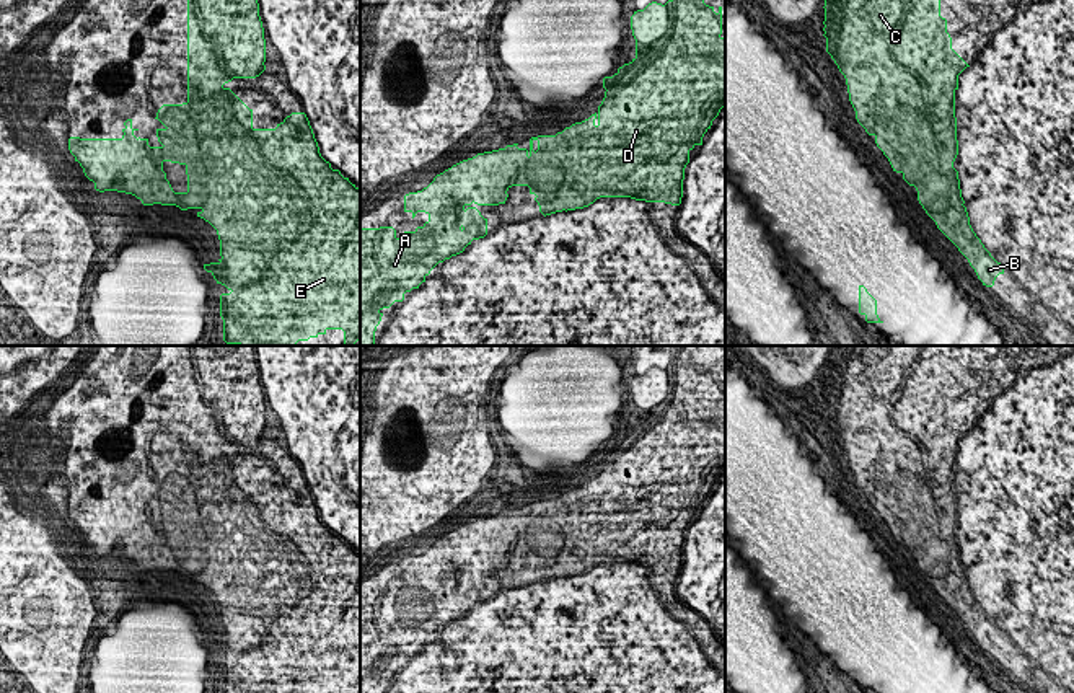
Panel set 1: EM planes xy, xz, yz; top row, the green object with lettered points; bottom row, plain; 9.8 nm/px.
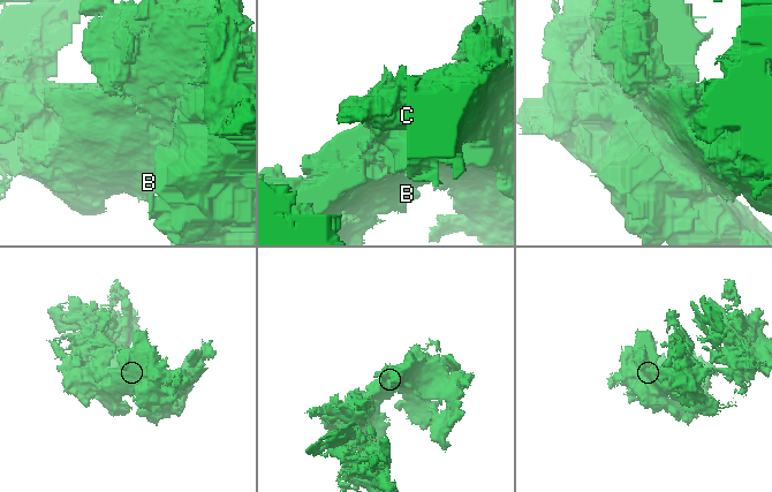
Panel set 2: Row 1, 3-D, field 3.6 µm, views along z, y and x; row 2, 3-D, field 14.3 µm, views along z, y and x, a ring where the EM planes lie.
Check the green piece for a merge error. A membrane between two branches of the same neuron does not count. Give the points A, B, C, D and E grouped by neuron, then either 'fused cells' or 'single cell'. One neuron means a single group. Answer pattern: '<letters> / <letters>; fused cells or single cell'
A B / C D E; fused cells

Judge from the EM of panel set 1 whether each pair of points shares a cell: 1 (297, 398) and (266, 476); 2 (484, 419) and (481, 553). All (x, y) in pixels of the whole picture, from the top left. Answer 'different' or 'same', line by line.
1: different
2: same

